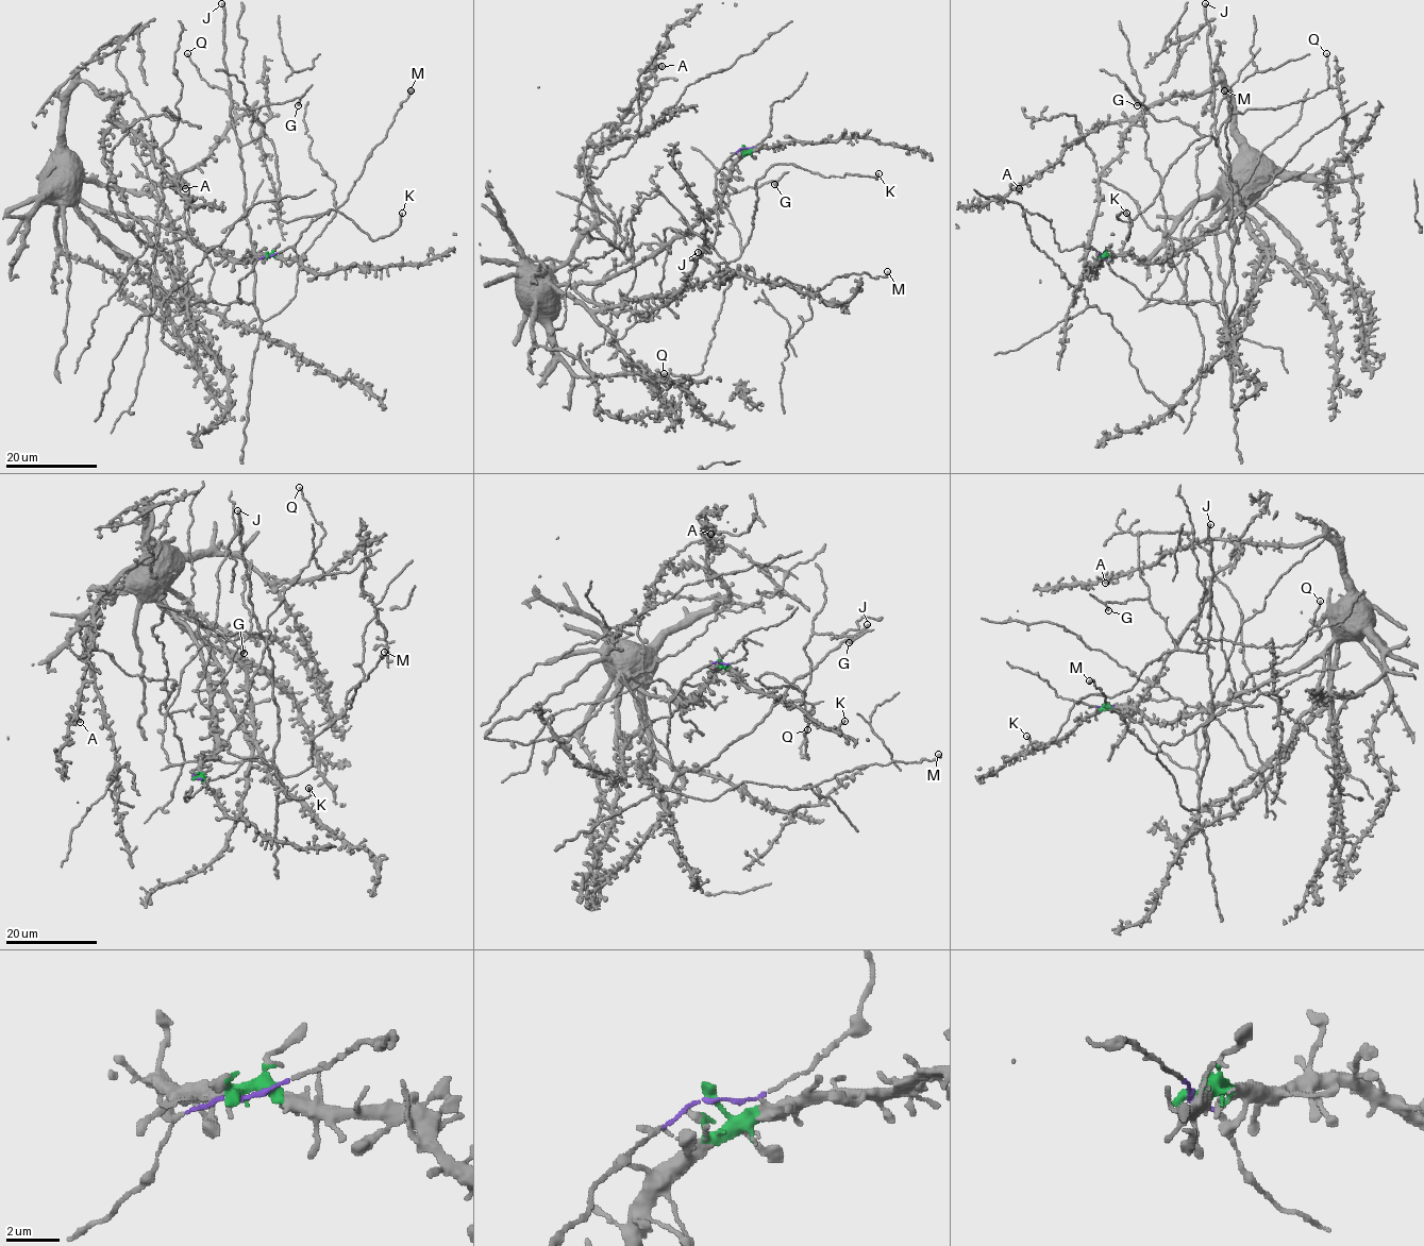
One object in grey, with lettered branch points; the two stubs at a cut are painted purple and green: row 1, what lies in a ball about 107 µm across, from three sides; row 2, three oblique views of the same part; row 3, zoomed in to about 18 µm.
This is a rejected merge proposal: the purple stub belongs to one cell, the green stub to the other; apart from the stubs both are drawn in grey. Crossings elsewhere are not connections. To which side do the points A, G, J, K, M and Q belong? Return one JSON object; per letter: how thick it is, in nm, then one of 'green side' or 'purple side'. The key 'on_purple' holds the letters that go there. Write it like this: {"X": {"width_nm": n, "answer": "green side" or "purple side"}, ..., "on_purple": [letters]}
{"A": {"width_nm": 480, "answer": "green side"}, "G": {"width_nm": 400, "answer": "purple side"}, "J": {"width_nm": 360, "answer": "purple side"}, "K": {"width_nm": 190, "answer": "purple side"}, "M": {"width_nm": 280, "answer": "purple side"}, "Q": {"width_nm": 170, "answer": "purple side"}, "on_purple": ["G", "J", "K", "M", "Q"]}

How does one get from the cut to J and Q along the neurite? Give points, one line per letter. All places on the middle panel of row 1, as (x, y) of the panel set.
J: (743, 148), (715, 175), (714, 248), (730, 270), (729, 280), (698, 252)
Q: (743, 148), (715, 175), (731, 281), (706, 359), (664, 373)

